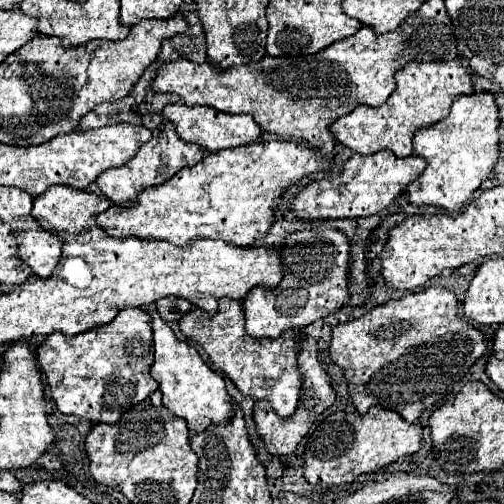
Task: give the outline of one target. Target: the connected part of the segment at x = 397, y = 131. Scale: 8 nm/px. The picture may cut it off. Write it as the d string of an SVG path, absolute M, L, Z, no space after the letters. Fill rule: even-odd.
M459 58L449 62L409 62L395 74L395 80L397 88L383 106L357 106L353 112L331 124L331 132L341 144L357 154L393 150L399 158L411 156L415 132L443 120L455 96L473 92L471 76Z

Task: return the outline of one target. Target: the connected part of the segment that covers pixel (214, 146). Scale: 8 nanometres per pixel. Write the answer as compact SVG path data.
M175 102L175 104L165 106L163 118L175 124L175 132L181 140L199 144L207 152L217 152L217 150L233 148L233 146L247 146L247 144L257 142L257 138L261 136L261 126L249 114L235 116L235 114L217 112L217 110L207 108L207 106L191 106L189 108L183 102Z

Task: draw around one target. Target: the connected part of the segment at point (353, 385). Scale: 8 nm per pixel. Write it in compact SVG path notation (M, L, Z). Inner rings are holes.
M427 286L423 292L413 292L399 300L375 306L361 318L353 318L333 328L329 354L331 360L343 370L349 396L359 414L367 412L371 406L383 406L395 410L409 424L413 424L423 410L441 406L463 380L469 380L469 368L487 352L487 338L459 314L457 306L457 298L449 290L441 286Z

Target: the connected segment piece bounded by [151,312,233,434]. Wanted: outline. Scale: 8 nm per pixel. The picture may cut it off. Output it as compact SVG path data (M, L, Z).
M151 312L151 320L155 336L155 362L151 366L151 376L159 382L163 392L163 406L181 416L193 434L207 430L211 424L229 422L233 416L233 400L225 390L223 378L201 360L191 344L177 340L173 330L157 312Z

